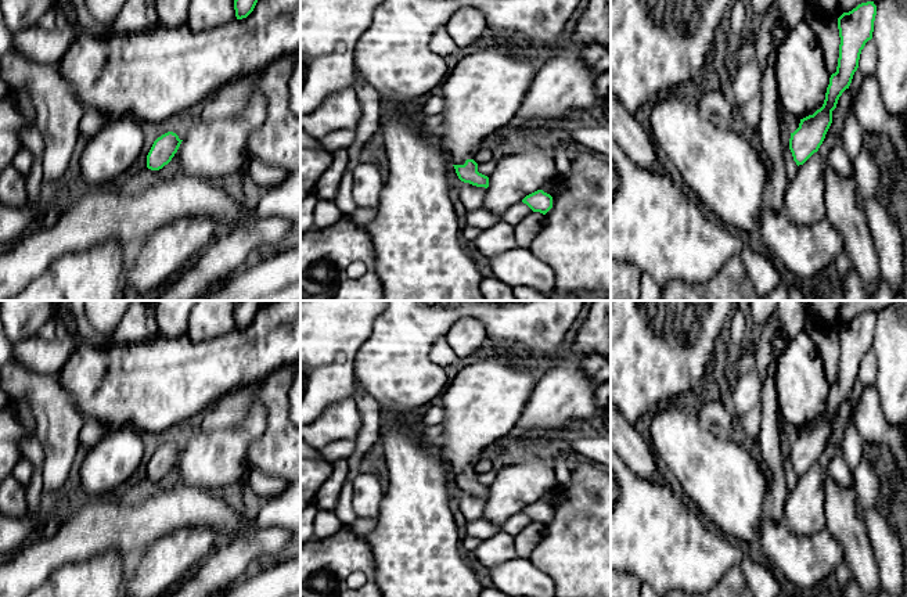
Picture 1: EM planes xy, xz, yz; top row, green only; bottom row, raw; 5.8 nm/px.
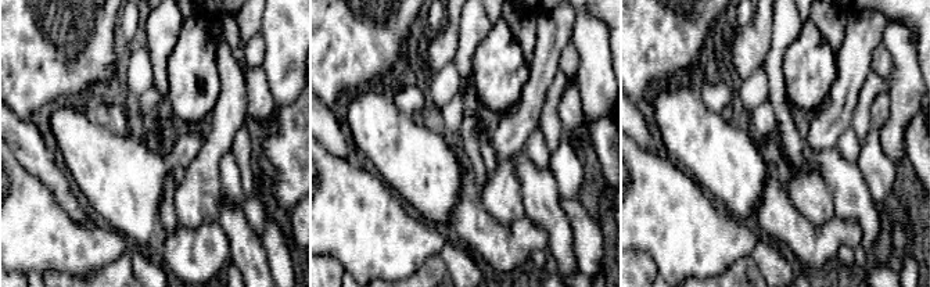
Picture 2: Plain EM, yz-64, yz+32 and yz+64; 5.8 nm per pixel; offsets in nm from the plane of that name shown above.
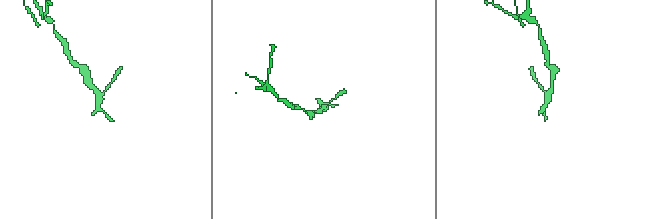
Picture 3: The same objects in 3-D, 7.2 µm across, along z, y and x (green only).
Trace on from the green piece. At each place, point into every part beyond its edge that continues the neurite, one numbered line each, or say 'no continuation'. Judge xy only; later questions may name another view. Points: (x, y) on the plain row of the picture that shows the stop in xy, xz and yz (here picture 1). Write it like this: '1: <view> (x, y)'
no continuation

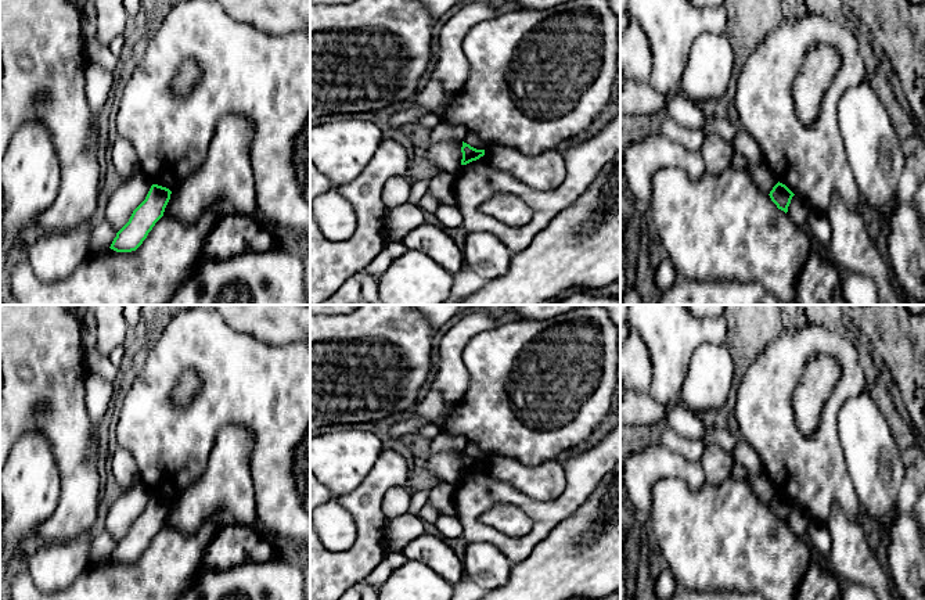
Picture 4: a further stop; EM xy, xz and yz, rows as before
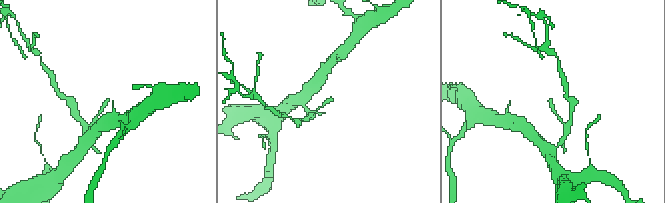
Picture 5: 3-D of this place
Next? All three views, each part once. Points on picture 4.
no continuation

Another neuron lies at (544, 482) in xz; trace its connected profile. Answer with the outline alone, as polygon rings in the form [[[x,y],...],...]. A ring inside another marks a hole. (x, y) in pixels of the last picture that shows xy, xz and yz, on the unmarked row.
[[[492,456],[485,460],[487,474],[517,488],[536,502],[557,499],[565,489],[565,470],[557,461],[528,467],[507,456]]]

